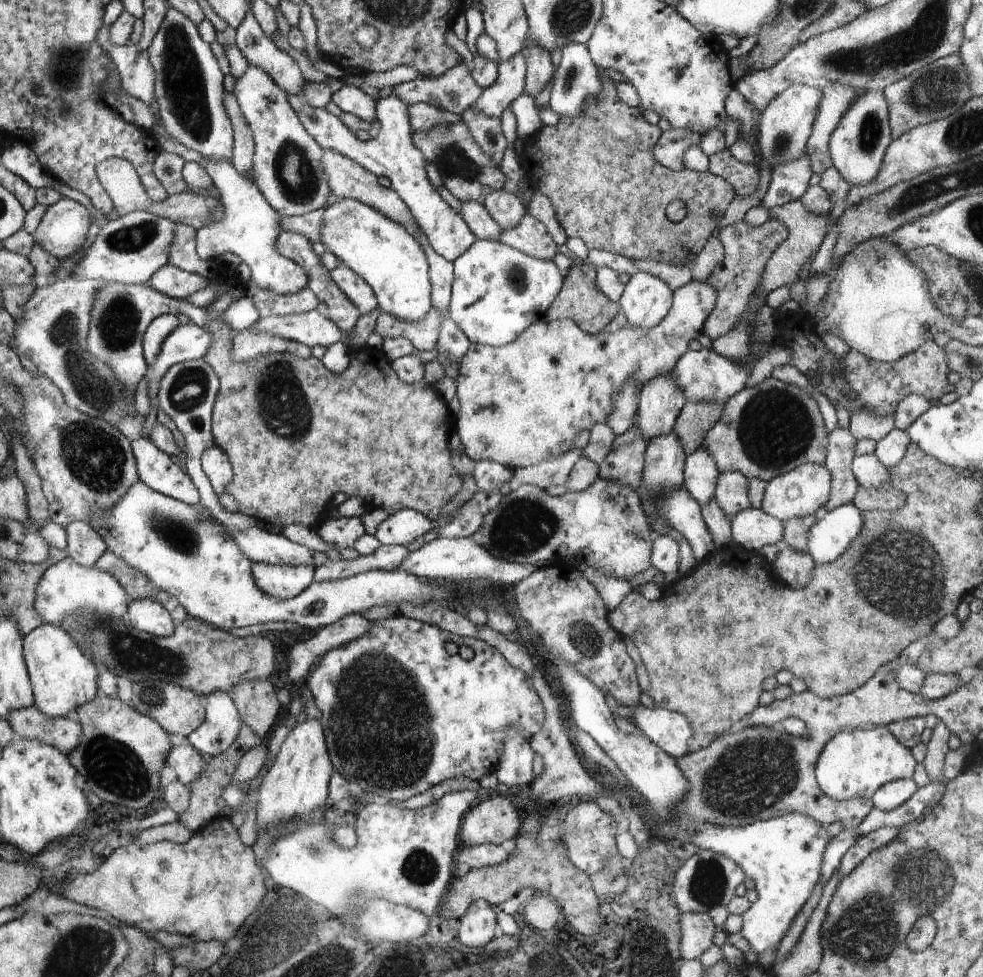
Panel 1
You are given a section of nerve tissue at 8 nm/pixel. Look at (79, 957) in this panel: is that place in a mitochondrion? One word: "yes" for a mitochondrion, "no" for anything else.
yes

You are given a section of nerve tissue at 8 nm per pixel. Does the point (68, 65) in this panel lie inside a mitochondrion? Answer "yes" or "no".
yes

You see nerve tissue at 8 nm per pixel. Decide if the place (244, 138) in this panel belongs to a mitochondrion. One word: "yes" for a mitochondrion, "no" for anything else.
no

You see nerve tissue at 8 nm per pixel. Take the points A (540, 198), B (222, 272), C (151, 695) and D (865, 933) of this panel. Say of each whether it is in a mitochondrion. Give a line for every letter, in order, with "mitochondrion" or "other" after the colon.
A: other
B: other
C: mitochondrion
D: mitochondrion

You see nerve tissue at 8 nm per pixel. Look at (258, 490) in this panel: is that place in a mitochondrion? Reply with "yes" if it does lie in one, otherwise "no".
no

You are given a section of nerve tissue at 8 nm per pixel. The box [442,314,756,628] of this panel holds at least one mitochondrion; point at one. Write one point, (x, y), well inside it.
(524, 525)

